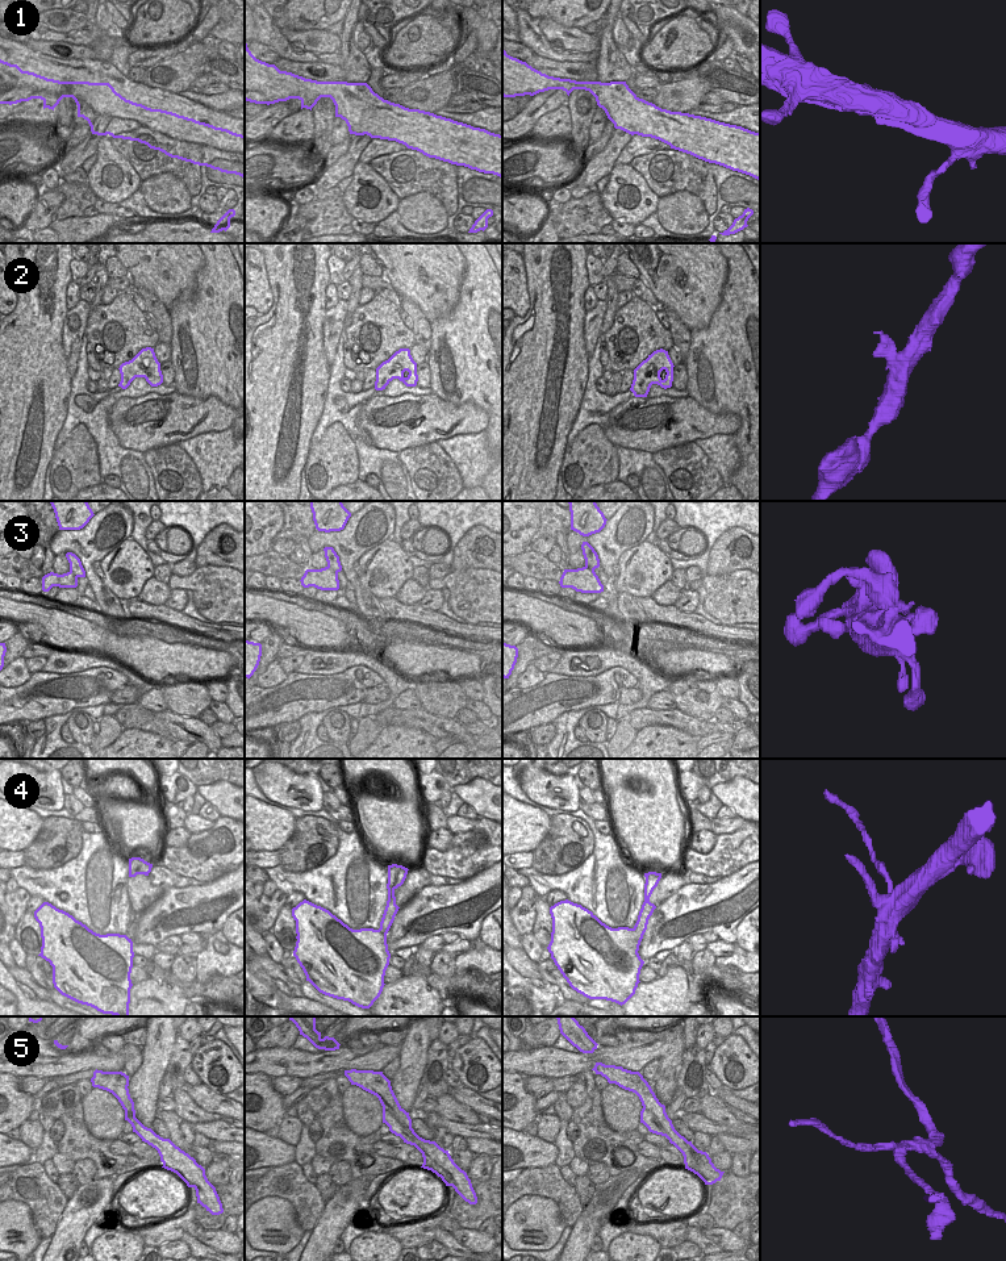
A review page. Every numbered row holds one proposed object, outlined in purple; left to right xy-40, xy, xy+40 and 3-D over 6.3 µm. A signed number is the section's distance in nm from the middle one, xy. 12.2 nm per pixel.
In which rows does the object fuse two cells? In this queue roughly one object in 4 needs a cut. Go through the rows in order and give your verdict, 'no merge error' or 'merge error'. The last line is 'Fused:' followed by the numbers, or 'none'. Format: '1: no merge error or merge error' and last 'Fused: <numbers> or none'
1: no merge error
2: no merge error
3: no merge error
4: merge error
5: merge error
Fused: 4, 5

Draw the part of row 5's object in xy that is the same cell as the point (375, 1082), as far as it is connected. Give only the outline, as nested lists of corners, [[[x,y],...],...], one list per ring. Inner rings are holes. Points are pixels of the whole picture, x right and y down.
[[[345,1070],[345,1076],[348,1078],[351,1085],[356,1085],[363,1090],[376,1095],[383,1106],[383,1110],[391,1111],[396,1119],[408,1128],[412,1133],[416,1133],[412,1128],[412,1119],[398,1103],[391,1081],[383,1074],[383,1072],[373,1070]]]

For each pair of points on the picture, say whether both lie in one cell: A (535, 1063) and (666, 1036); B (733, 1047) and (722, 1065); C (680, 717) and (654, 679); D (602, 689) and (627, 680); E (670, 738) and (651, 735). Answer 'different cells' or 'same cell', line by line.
A: same cell
B: same cell
C: different cells
D: same cell
E: same cell

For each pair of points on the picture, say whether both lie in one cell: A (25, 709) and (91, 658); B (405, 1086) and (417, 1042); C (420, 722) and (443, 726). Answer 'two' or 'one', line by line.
A: two
B: one
C: one

